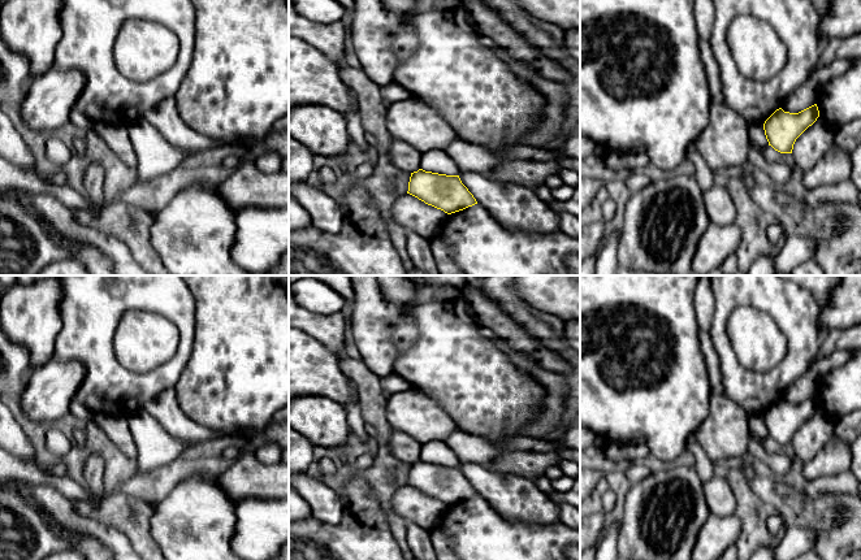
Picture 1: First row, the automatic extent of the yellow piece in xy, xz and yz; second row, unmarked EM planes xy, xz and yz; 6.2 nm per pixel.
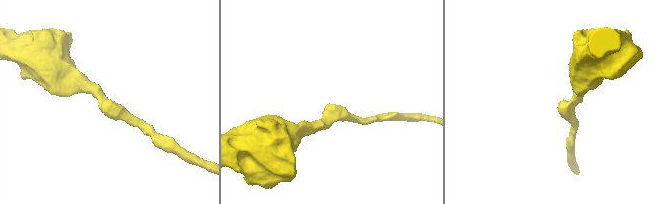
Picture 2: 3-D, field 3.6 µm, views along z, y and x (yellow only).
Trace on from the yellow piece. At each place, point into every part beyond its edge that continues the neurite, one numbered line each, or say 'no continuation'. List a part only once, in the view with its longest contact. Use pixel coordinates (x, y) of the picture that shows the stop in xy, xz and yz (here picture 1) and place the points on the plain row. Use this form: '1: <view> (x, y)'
no continuation

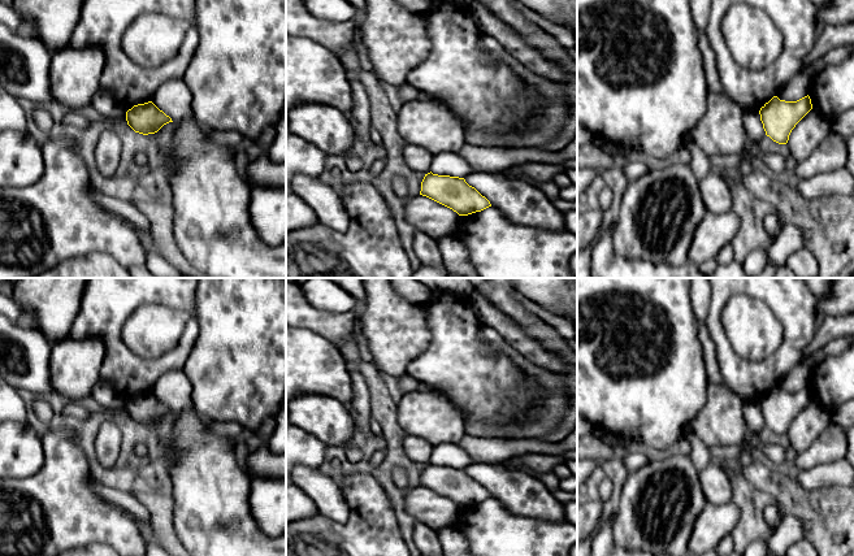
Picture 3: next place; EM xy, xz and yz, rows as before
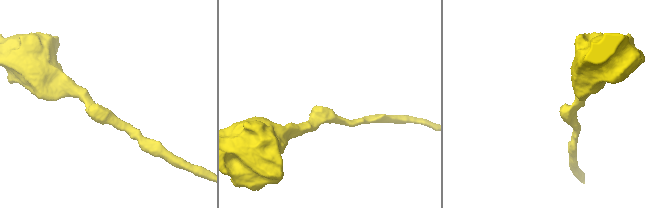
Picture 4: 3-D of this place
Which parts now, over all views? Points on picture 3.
no continuation

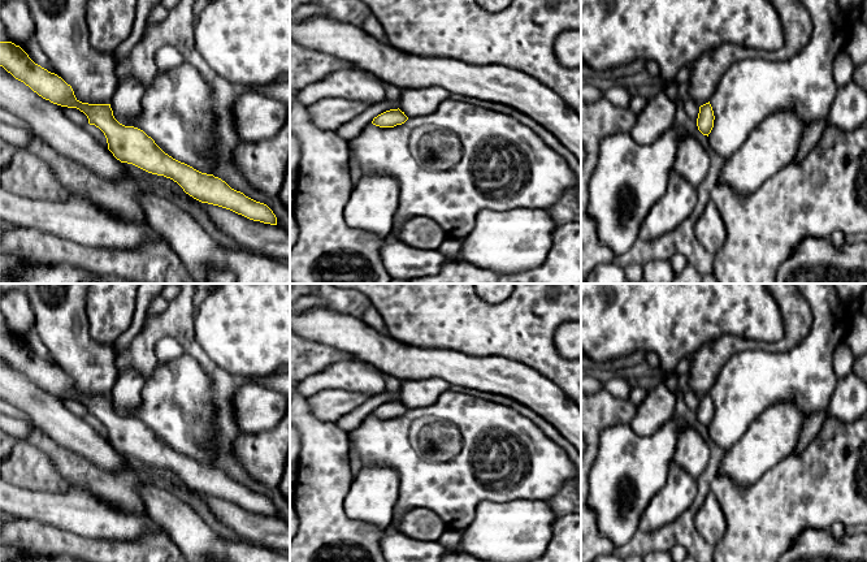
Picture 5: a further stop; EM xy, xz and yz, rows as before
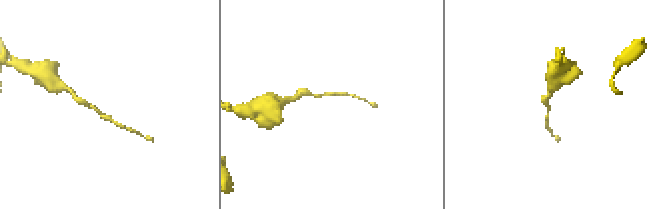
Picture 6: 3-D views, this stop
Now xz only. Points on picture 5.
no continuation

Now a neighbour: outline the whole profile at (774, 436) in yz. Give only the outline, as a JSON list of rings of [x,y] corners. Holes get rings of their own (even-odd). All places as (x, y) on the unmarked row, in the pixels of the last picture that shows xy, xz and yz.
[[[793,402],[767,408],[742,438],[727,450],[718,475],[746,489],[794,453],[809,414]]]

